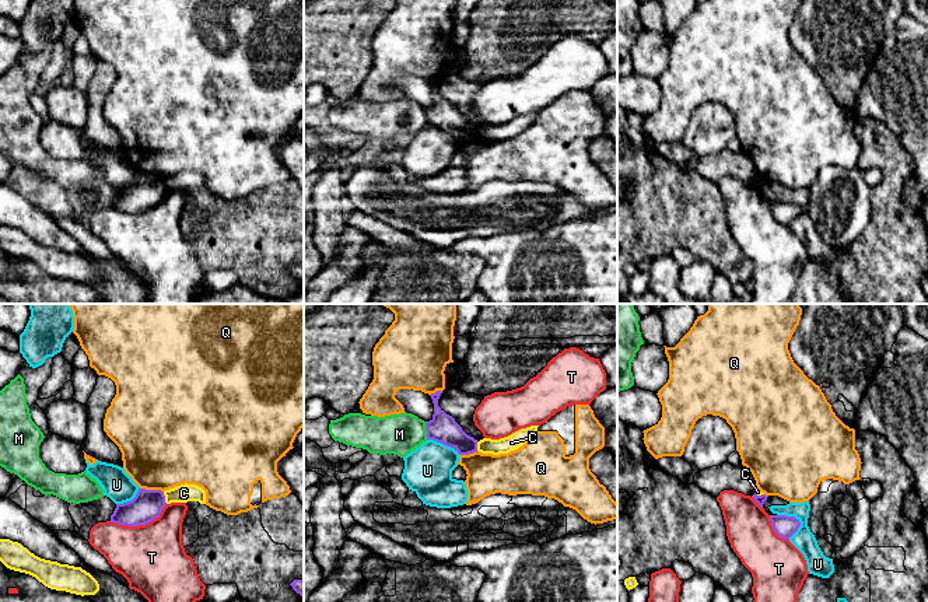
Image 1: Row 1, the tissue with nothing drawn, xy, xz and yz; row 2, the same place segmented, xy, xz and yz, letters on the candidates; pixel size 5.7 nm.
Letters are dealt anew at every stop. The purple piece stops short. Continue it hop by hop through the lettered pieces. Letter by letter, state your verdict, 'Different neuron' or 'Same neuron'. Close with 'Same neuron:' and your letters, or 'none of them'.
C: Different neuron
M: Different neuron
Q: Different neuron
T: Different neuron
U: Different neuron
Same neuron: none of them

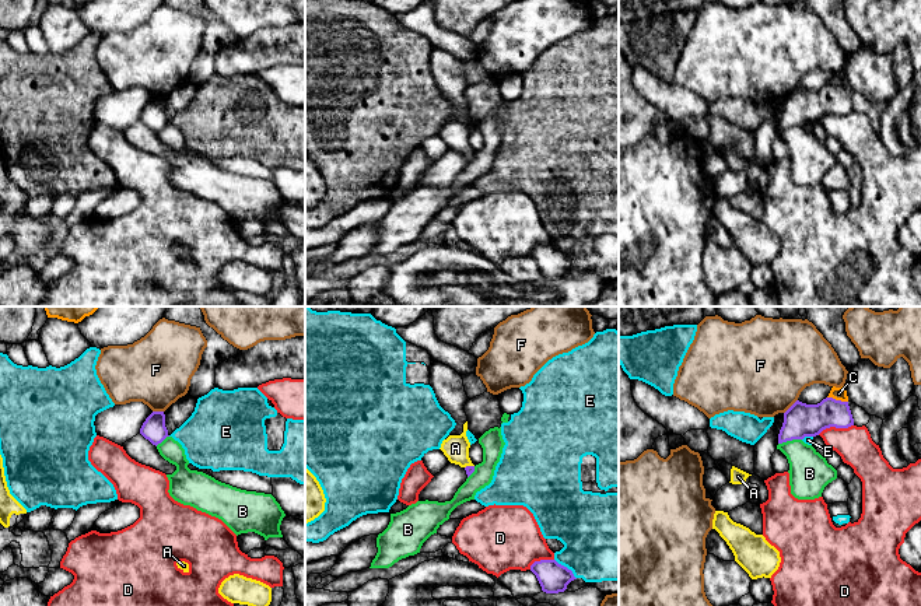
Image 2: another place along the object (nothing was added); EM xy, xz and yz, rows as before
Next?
A: Same neuron
B: Different neuron
C: Different neuron
D: Different neuron
E: Different neuron
F: Different neuron
Same neuron: A

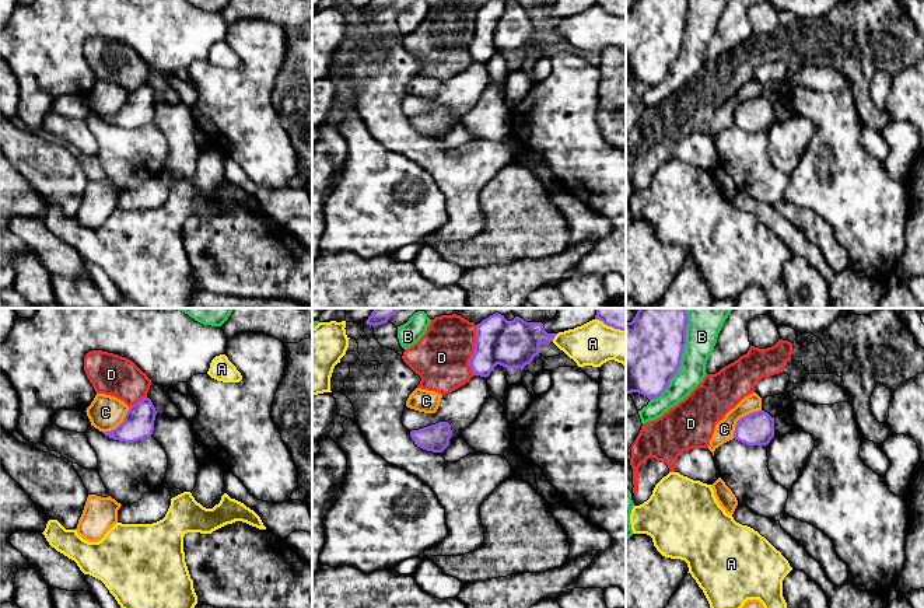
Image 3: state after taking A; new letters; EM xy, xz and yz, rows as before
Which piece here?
A: Different neuron
B: Different neuron
C: Different neuron
D: Different neuron
Same neuron: none of them

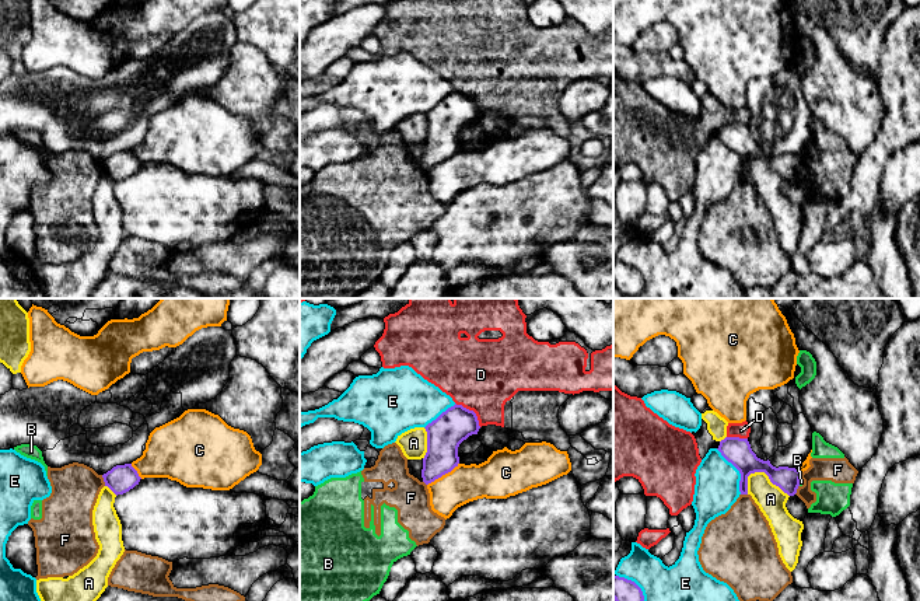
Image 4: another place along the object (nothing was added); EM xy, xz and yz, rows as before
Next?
A: Different neuron
B: Different neuron
C: Different neuron
D: Different neuron
E: Different neuron
F: Different neuron
Same neuron: none of them

